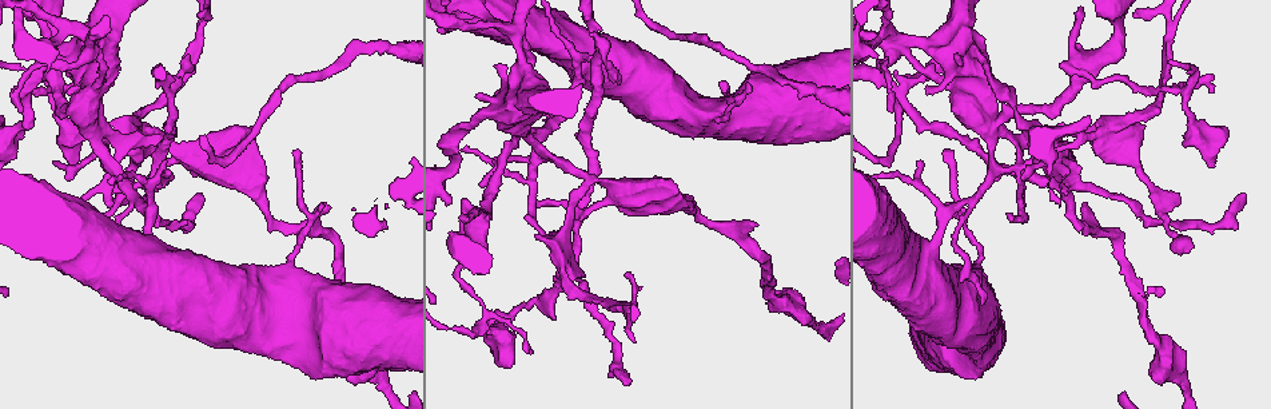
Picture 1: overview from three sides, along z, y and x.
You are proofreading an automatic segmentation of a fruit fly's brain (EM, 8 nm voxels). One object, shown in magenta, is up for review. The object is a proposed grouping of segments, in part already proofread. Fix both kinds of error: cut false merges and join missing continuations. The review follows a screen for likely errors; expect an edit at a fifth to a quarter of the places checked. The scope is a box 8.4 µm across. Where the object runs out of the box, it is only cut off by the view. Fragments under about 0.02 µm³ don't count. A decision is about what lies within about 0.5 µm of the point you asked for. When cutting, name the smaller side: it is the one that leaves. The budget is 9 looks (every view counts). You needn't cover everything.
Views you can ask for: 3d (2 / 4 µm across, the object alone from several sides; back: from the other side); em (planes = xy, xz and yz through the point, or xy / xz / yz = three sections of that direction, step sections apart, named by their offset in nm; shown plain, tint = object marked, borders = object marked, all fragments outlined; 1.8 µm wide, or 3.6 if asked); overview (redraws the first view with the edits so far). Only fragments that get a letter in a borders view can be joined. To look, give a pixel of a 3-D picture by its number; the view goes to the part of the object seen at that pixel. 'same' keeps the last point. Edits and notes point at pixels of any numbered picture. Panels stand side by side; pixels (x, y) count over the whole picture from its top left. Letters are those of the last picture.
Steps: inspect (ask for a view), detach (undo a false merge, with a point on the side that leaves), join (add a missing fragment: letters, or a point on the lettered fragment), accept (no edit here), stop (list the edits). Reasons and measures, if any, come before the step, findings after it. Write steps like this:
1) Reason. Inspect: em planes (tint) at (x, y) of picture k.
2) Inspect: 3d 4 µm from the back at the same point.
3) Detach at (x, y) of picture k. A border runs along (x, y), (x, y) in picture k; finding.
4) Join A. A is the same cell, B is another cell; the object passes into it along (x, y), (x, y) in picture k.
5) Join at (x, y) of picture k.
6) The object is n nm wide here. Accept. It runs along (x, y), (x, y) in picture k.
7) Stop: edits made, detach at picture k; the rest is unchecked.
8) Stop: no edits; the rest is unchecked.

Thick end. Inspect: em 3.6 µm planes (borders) at (670, 190) of picture 1.

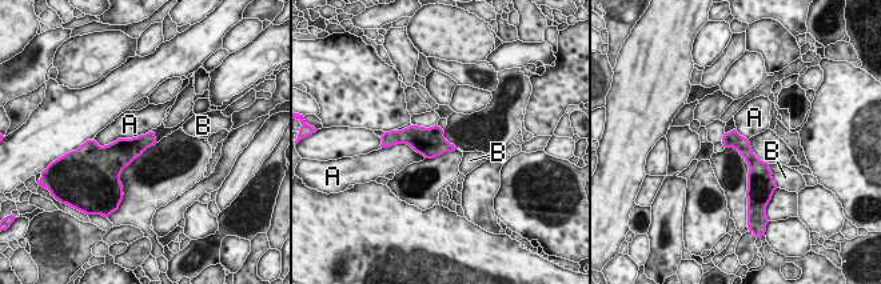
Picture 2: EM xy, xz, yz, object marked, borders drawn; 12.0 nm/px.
Accept. A and B are other cells; it runs along (733, 134), (753, 162), (752, 180) in picture 2; no lettered fragment goes on from it.

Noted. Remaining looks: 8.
Arms part here. Inspect: em planes (tint) at (628, 307) of picture 1.

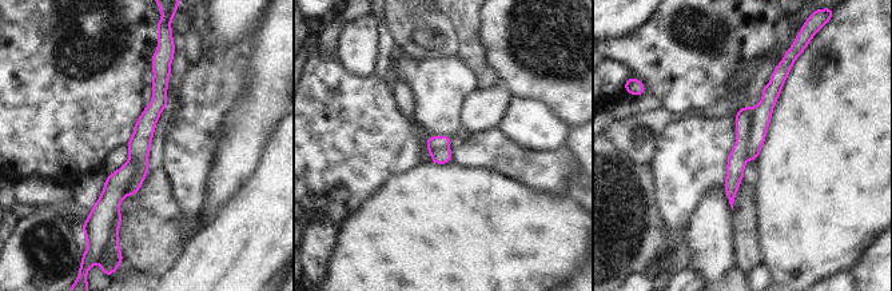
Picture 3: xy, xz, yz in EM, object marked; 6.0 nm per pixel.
See the neighbours. Inspect: em planes (borders) at the same point.

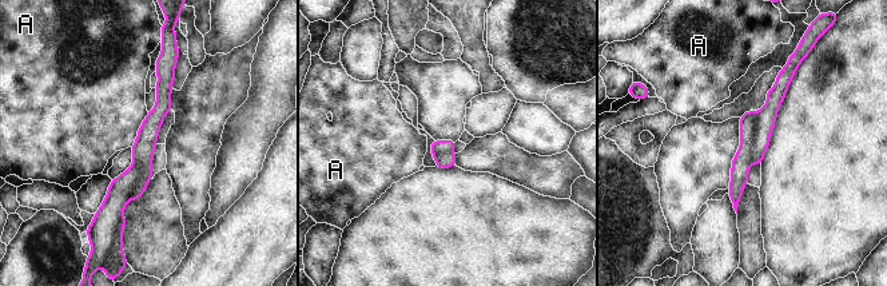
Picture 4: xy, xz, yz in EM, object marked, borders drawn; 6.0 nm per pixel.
The object is 130 nm wide here; the longest contact is with A, 240 nm. Detach at (742, 162) of picture 4. A is another cell; a second neuron is stuck on.

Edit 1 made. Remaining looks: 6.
See it whole again. Inspect: overview.

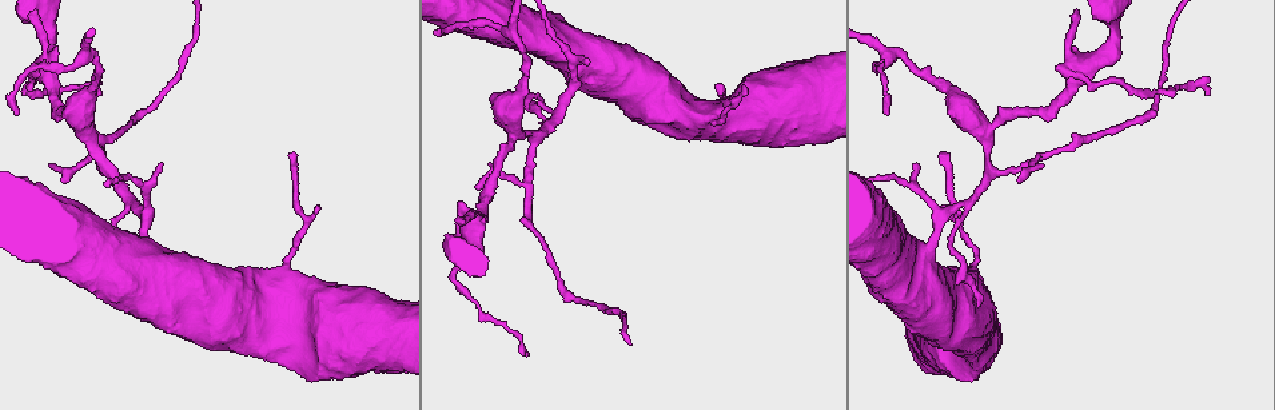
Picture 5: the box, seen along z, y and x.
A fork. Inspect: em yz step 4 (borders) at (131, 206) of picture 5.

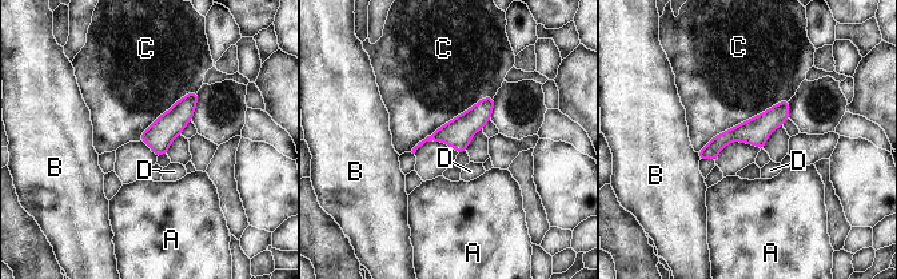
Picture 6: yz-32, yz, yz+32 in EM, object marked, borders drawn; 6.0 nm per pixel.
Cut it another way. Inspect: em xy step 8 (borders) at the same point.

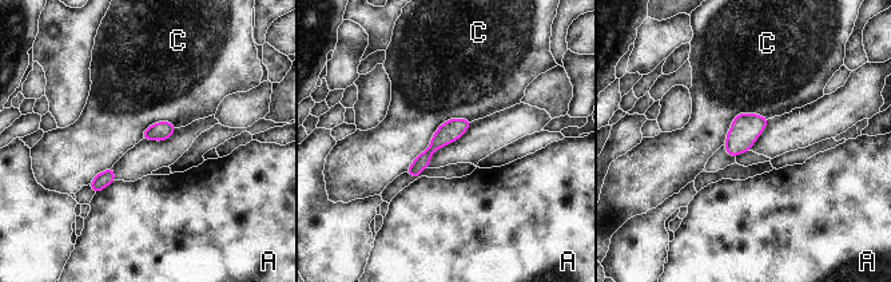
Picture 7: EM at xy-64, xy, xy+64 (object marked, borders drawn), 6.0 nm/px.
The object is 120 nm wide here. Accept. A and C are other cells; it runs along (465, 123), (450, 130), (412, 171) in picture 7; one neuron here.

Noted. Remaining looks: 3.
Stop: edits made, detach at picture 4; the rest is unchecked.

